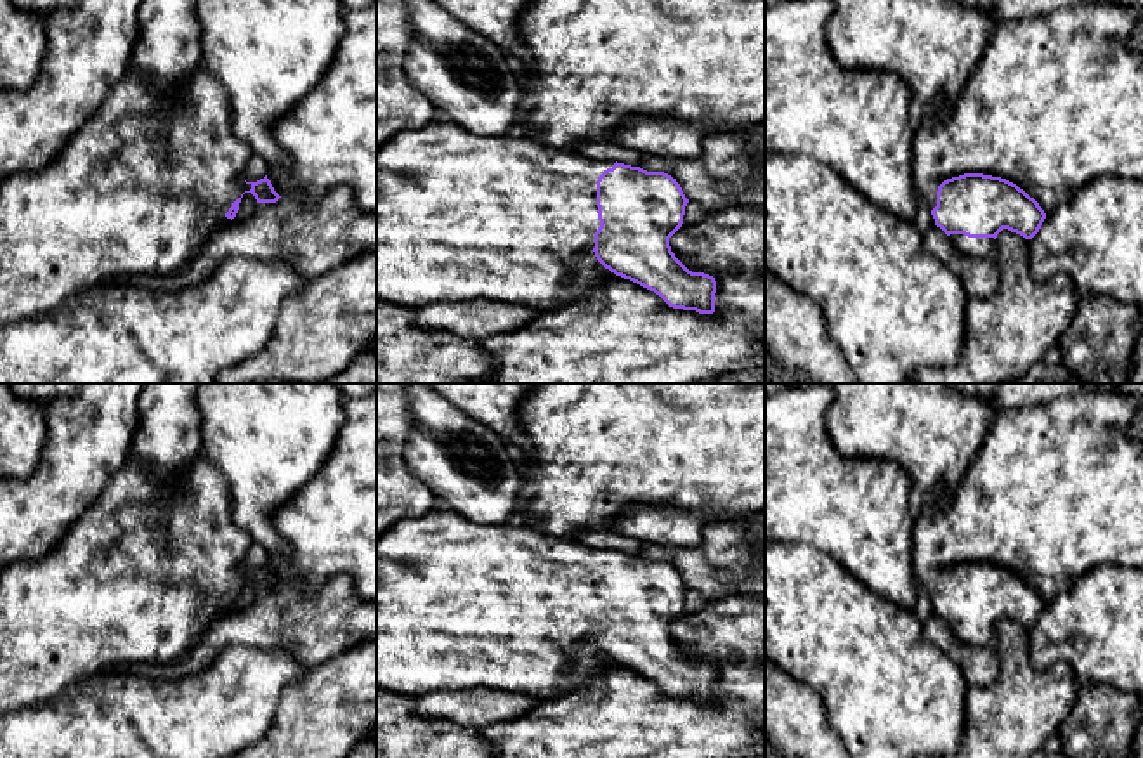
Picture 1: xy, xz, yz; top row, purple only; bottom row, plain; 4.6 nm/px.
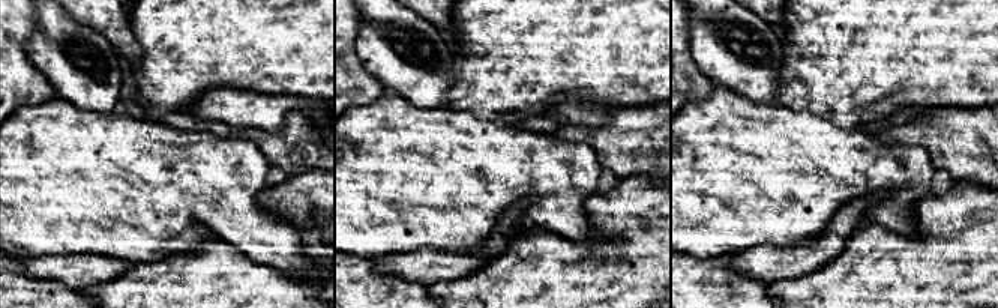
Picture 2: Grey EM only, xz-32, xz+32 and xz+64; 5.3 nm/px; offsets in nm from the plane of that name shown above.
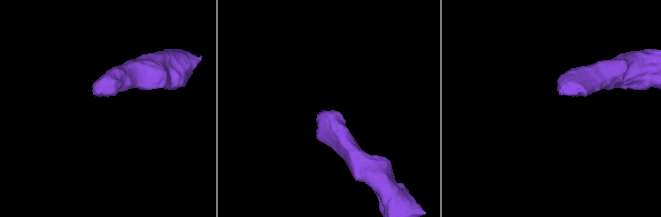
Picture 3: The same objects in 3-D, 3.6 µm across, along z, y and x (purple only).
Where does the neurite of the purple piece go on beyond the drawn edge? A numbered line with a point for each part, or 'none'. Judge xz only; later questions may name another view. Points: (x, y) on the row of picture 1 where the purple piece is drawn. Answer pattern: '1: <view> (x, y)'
1: xz (460, 215)

